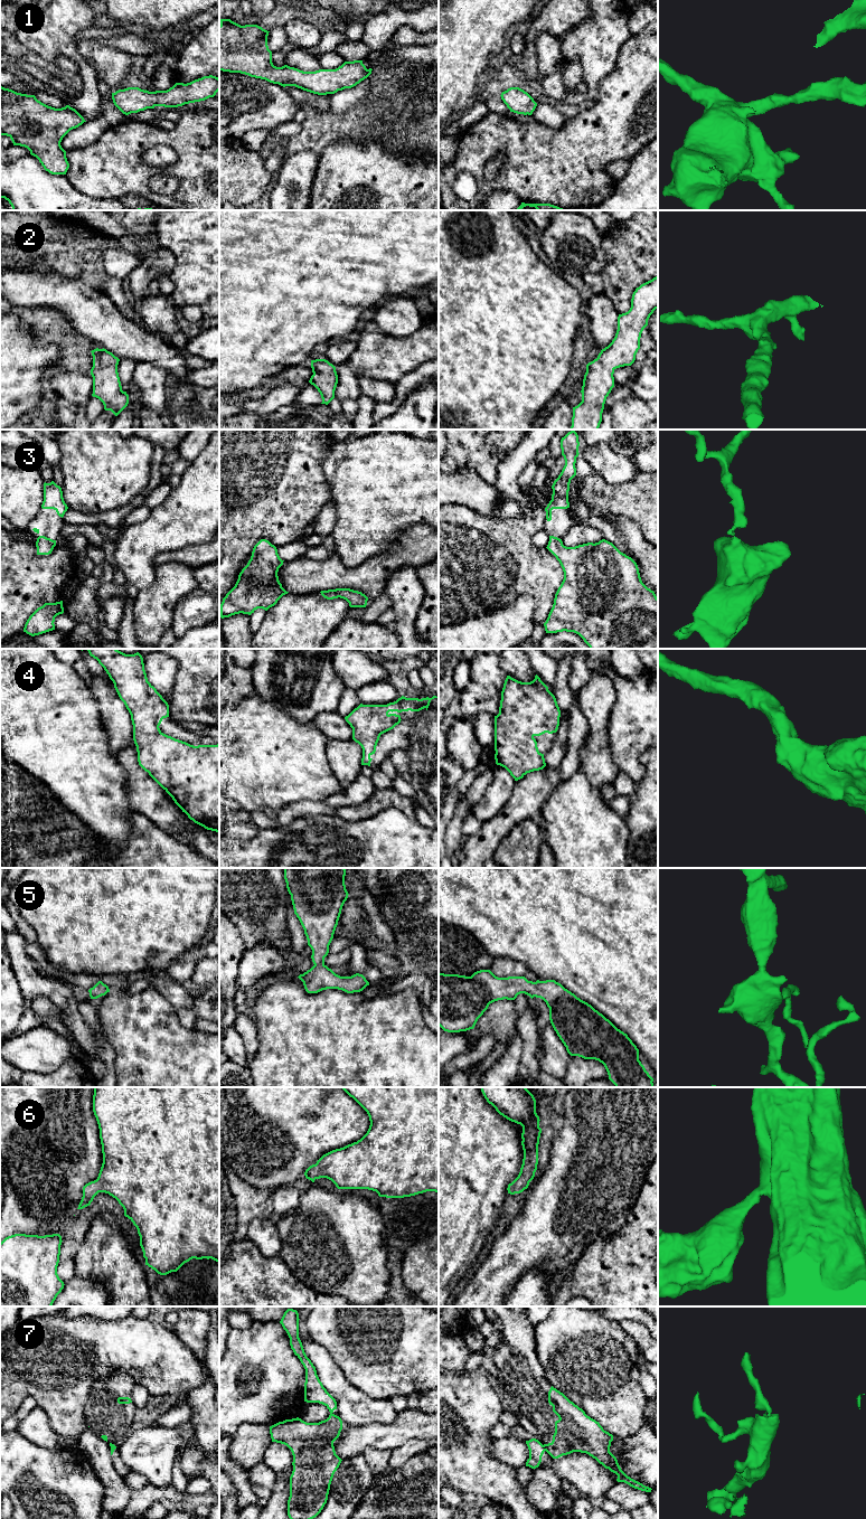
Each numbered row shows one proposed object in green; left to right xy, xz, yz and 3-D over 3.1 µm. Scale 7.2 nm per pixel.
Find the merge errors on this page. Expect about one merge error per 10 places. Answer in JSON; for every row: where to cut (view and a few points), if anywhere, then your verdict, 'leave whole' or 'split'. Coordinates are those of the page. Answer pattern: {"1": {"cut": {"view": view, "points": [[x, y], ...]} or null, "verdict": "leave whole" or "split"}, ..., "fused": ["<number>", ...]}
{"1": {"cut": null, "verdict": "leave whole"}, "2": {"cut": null, "verdict": "leave whole"}, "3": {"cut": null, "verdict": "leave whole"}, "4": {"cut": null, "verdict": "leave whole"}, "5": {"cut": null, "verdict": "leave whole"}, "6": {"cut": null, "verdict": "leave whole"}, "7": {"cut": {"view": "yz", "points": [[542, 1445], [545, 1450]]}, "verdict": "split"}, "fused": ["7"]}

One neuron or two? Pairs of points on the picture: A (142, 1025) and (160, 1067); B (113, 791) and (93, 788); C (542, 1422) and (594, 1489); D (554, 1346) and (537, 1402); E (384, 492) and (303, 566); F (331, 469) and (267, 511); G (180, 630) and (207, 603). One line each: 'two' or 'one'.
A: one
B: one
C: two
D: two
E: two
F: two
G: one

